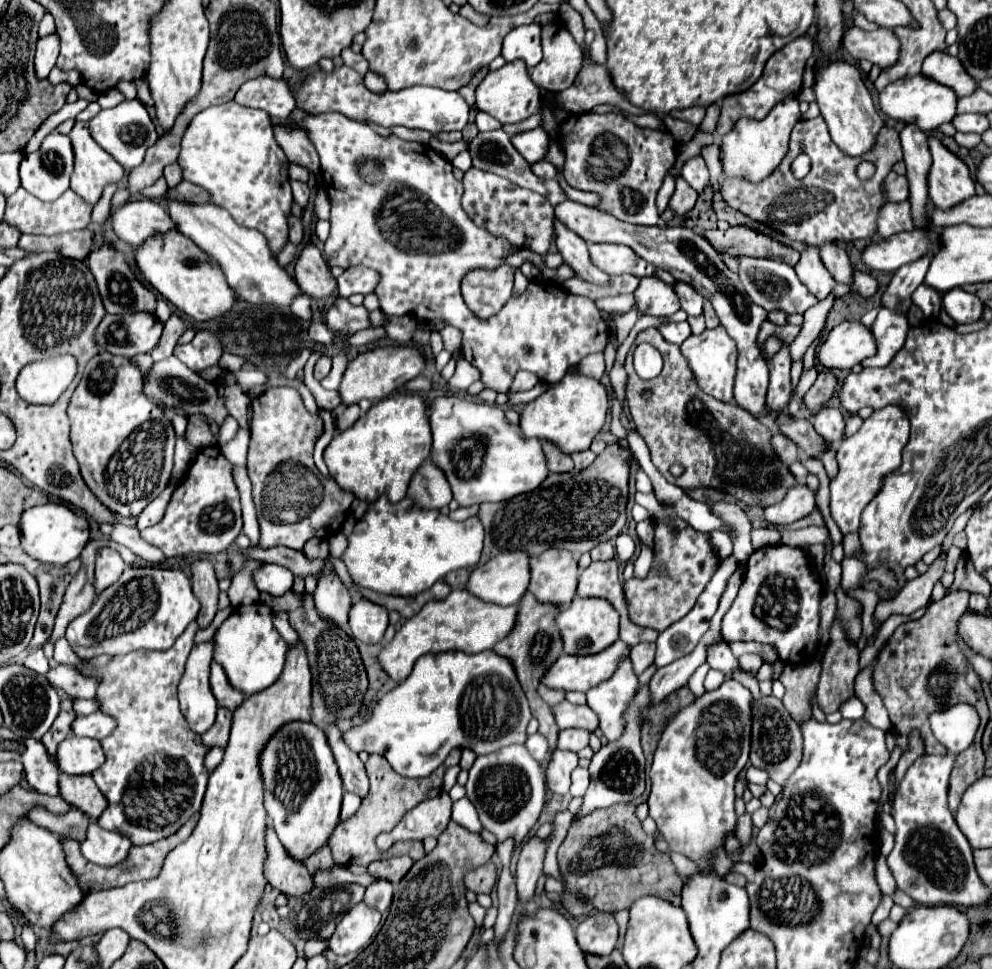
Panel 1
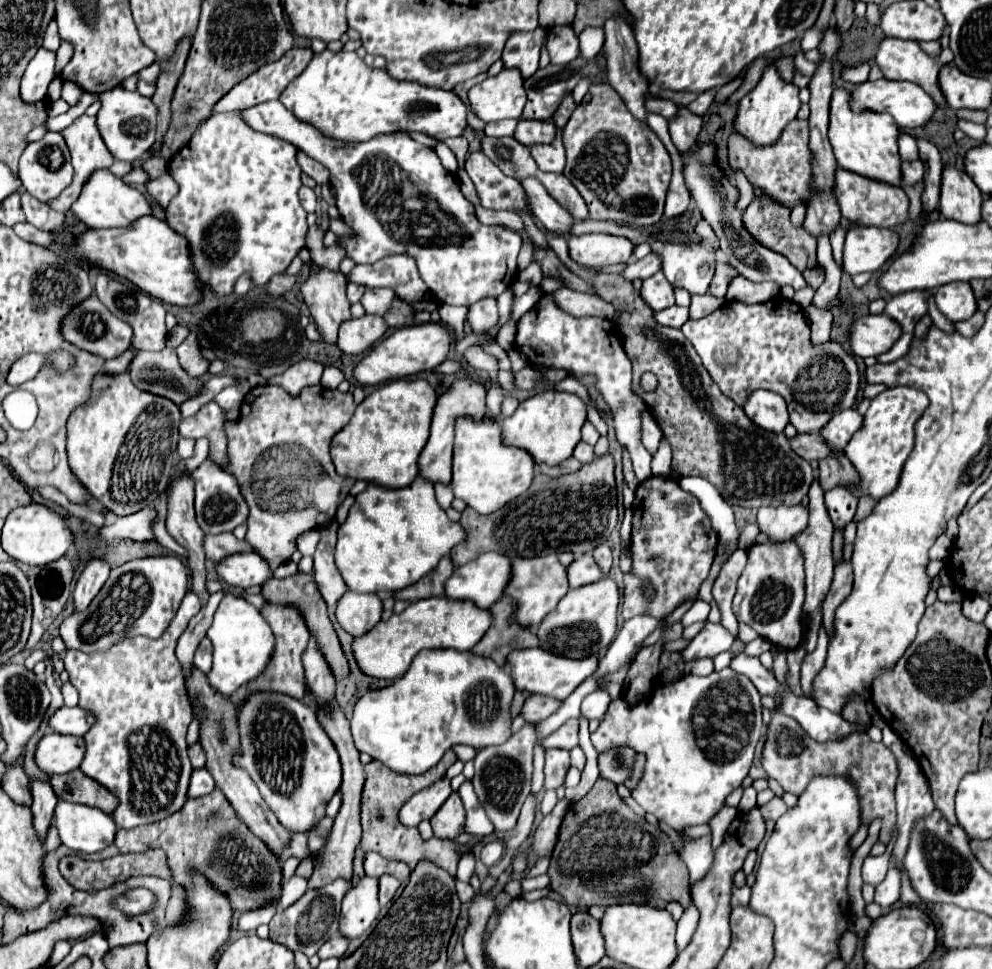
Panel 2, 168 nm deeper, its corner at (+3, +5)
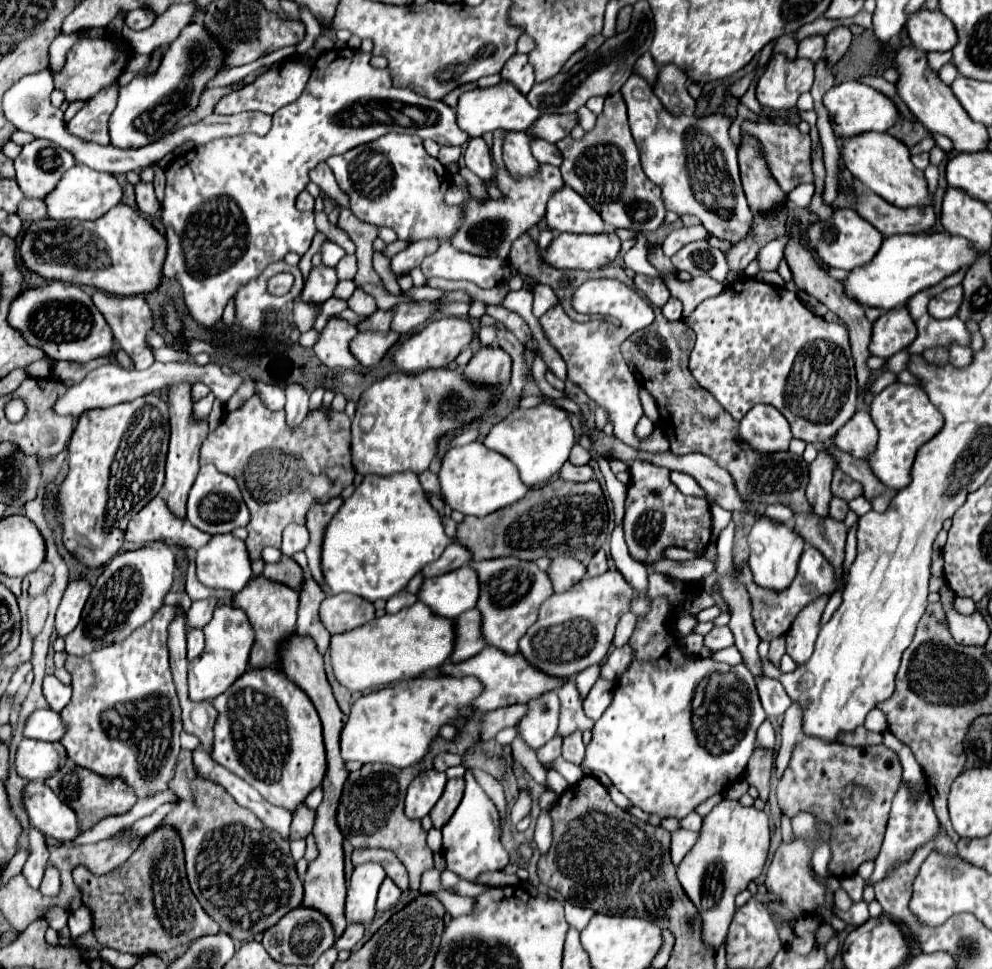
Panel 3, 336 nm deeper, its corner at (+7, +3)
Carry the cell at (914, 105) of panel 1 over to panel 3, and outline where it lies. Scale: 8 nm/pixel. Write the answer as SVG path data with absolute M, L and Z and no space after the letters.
M863 82L835 84L831 90L825 92L823 106L829 112L829 120L831 120L831 128L833 128L835 138L849 138L855 134L871 132L871 130L873 132L887 132L899 120L899 112L895 108L895 104L885 94L869 88Z

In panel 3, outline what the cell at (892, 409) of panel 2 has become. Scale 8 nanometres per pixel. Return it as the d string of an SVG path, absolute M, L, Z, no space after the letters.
M895 382L873 398L871 418L879 426L877 450L869 456L871 470L883 484L893 490L901 490L911 482L911 466L919 446L923 446L943 428L943 416L931 404L927 392L921 386Z

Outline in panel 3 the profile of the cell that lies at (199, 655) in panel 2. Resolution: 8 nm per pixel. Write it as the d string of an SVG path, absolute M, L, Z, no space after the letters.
M203 630L187 632L187 658L193 660L203 652Z

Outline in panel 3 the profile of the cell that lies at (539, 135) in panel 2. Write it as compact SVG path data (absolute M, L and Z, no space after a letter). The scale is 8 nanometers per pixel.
M543 114L531 128L529 134L535 138L543 138L551 144L559 142L561 138L569 136L571 130L579 124L579 116L573 114Z

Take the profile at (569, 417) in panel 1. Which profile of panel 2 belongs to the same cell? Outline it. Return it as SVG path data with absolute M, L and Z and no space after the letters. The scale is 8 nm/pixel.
M543 390L519 404L511 418L503 418L503 442L509 446L525 448L535 462L557 466L573 454L573 448L581 440L581 428L587 422L587 404L583 398L571 392Z

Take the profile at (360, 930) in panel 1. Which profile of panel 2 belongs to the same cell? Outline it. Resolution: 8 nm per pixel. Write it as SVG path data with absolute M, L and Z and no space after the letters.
M363 876L343 898L339 934L349 940L355 940L375 922L377 916L377 878Z

